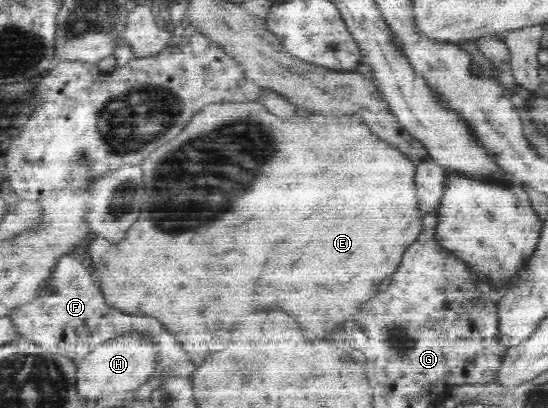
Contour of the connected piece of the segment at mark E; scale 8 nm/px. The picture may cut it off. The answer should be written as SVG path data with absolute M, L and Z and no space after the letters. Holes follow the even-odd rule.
M257 100L211 102L201 106L181 128L179 136L175 137L169 144L158 146L155 152L151 152L141 162L142 171L147 176L145 186L148 195L142 204L143 216L139 215L139 222L135 223L133 229L118 243L94 236L88 244L88 252L98 276L97 281L106 296L106 302L125 312L151 314L169 332L177 336L183 350L191 358L195 357L195 361L202 362L211 352L219 352L219 348L227 348L227 344L231 344L231 332L235 332L235 328L239 328L239 324L243 324L243 320L247 320L251 312L259 312L259 308L287 310L299 320L301 328L307 332L309 338L323 338L325 332L333 330L347 316L355 314L357 308L371 298L367 296L371 294L371 286L375 286L385 276L392 275L400 267L407 249L423 234L424 228L421 222L423 214L421 214L421 202L419 202L417 186L415 186L415 174L417 174L419 164L411 160L411 156L397 150L395 146L381 140L379 136L375 136L371 128L363 122L363 117L357 114L325 116L317 112L305 118L303 116L281 118L269 112L265 105ZM217 322L221 322L221 326L227 324L227 332L215 332L211 340L203 340L203 330L207 330L209 326Z

